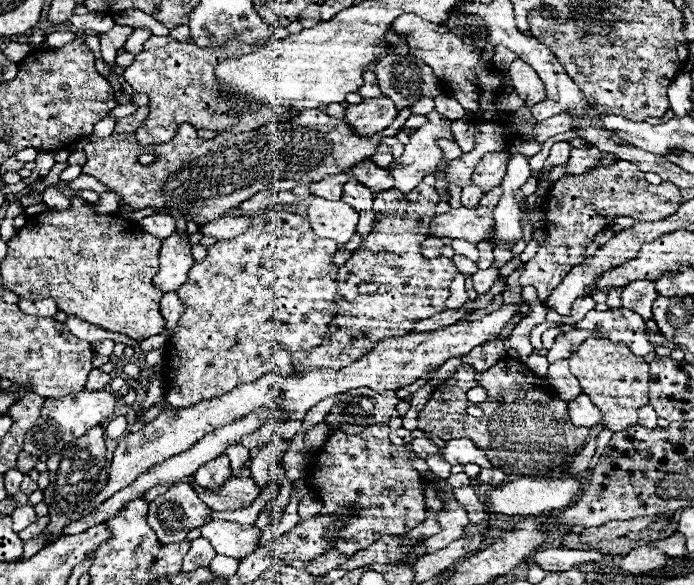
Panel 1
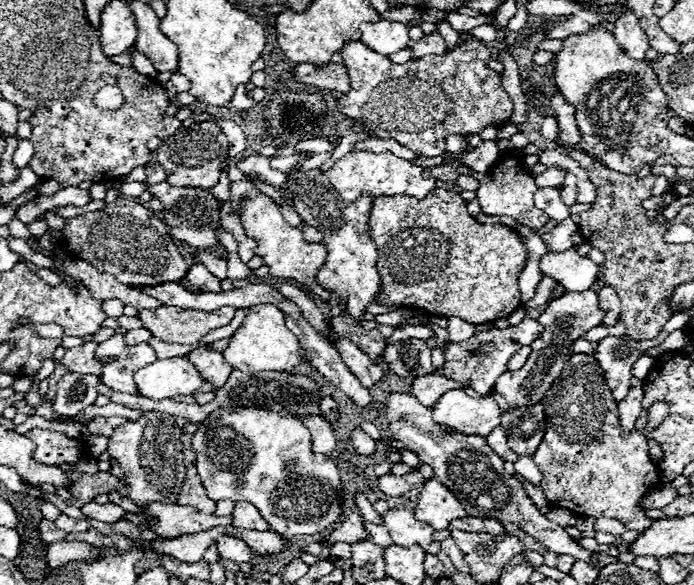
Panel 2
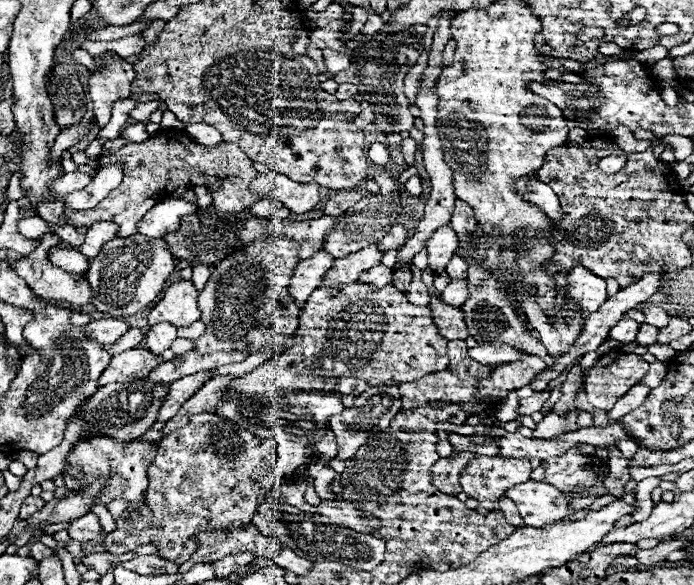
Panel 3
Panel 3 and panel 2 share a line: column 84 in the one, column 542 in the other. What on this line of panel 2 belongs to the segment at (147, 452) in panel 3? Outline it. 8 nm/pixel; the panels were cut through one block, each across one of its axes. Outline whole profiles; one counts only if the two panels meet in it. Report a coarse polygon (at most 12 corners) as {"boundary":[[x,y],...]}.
{"boundary":[[590,354],[544,396],[546,500],[628,530],[662,484]]}

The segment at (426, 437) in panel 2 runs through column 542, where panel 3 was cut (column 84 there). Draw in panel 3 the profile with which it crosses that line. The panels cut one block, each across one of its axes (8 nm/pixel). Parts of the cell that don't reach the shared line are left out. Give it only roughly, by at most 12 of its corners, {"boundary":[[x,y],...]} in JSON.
{"boundary":[[92,512],[70,522],[72,540],[90,542],[100,536],[98,516]]}

